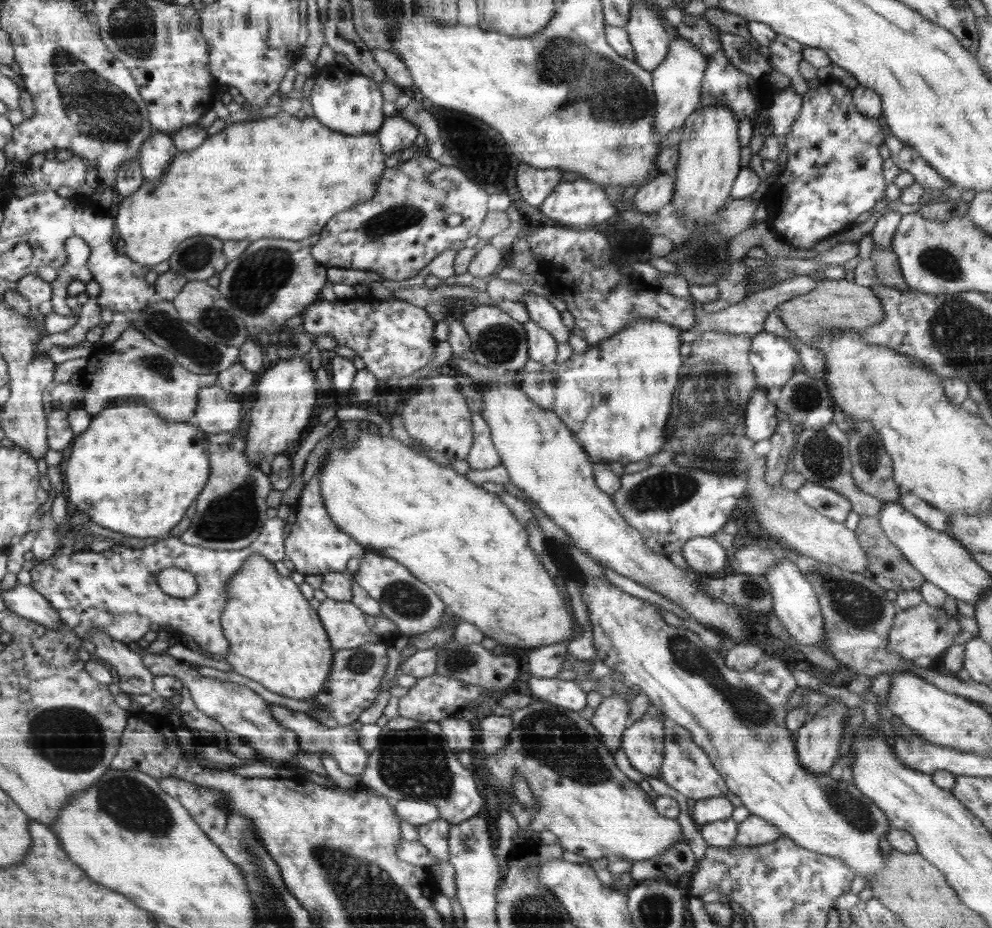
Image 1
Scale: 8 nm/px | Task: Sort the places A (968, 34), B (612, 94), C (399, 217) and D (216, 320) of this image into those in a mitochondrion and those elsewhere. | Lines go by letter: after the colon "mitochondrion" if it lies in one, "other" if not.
A: other
B: mitochondrion
C: mitochondrion
D: mitochondrion

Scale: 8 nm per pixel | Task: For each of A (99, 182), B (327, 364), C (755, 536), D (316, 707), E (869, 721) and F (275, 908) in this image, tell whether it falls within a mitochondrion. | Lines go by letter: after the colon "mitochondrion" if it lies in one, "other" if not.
A: other
B: other
C: other
D: other
E: other
F: mitochondrion

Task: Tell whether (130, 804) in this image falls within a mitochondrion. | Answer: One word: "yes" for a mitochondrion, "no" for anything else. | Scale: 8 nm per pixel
yes

